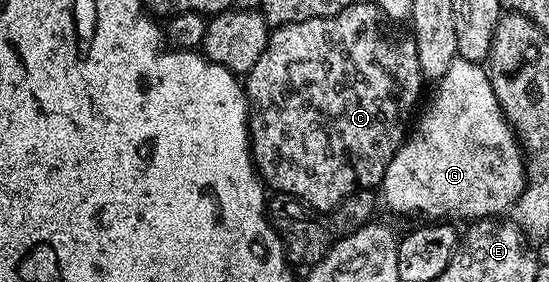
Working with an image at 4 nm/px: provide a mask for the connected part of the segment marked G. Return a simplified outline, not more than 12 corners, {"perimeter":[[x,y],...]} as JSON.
{"perimeter":[[457,59],[382,181],[392,212],[475,222],[526,157],[488,73]]}

